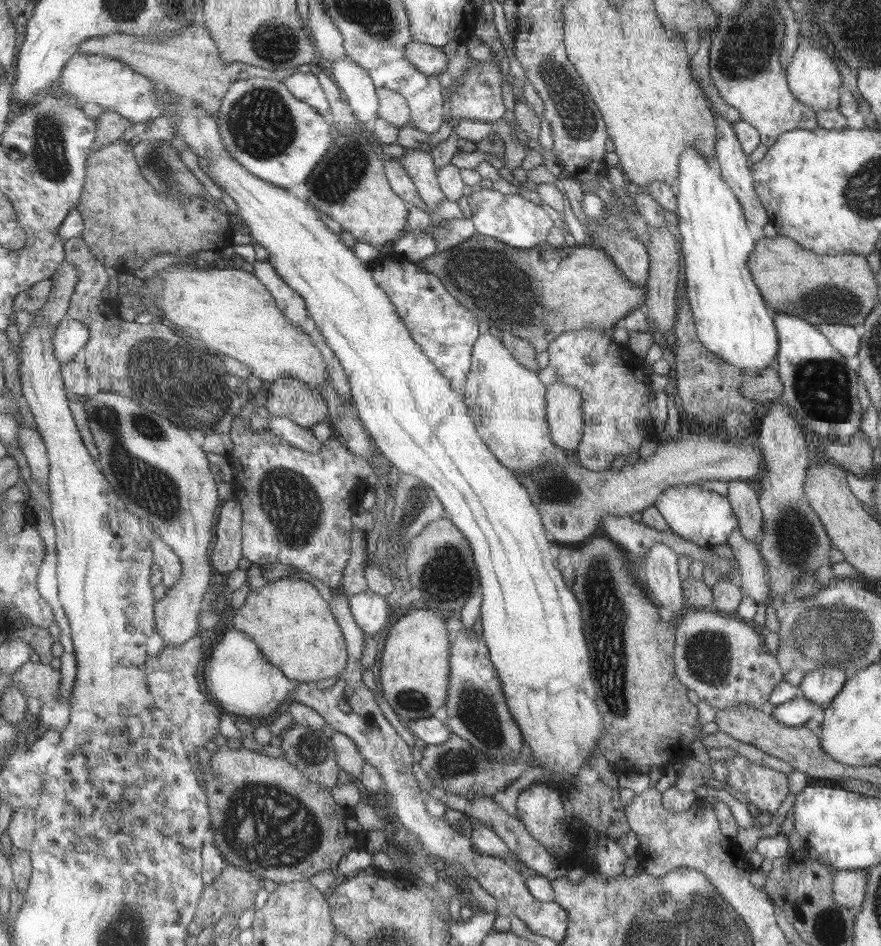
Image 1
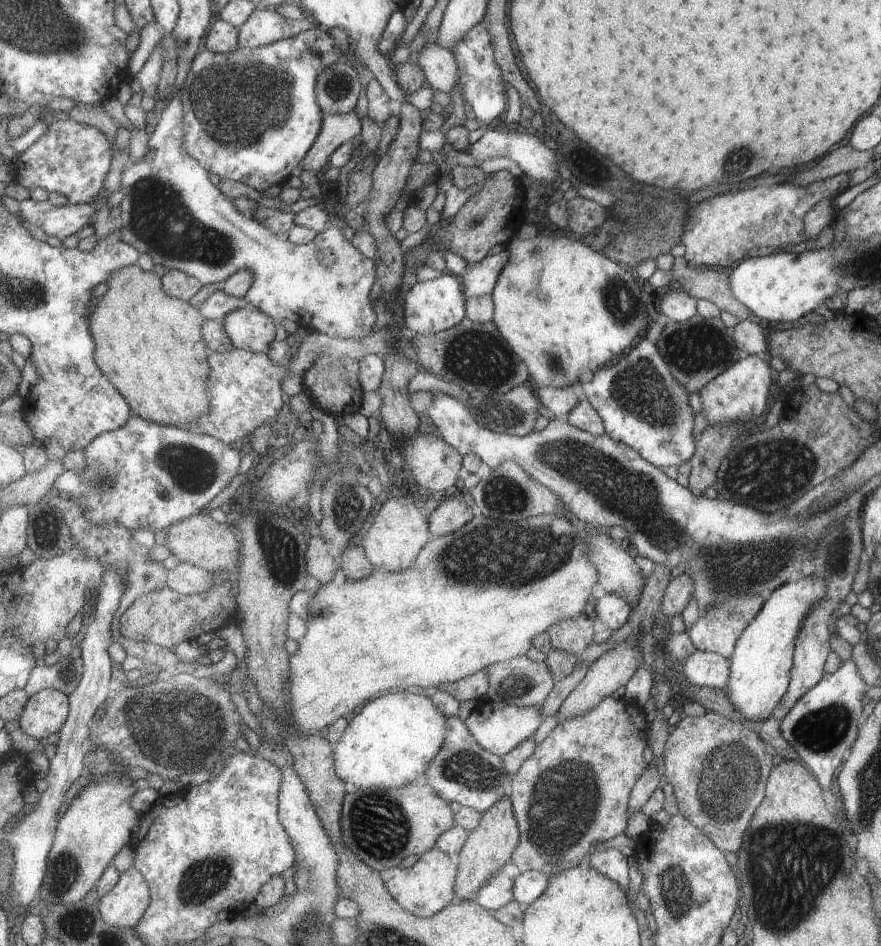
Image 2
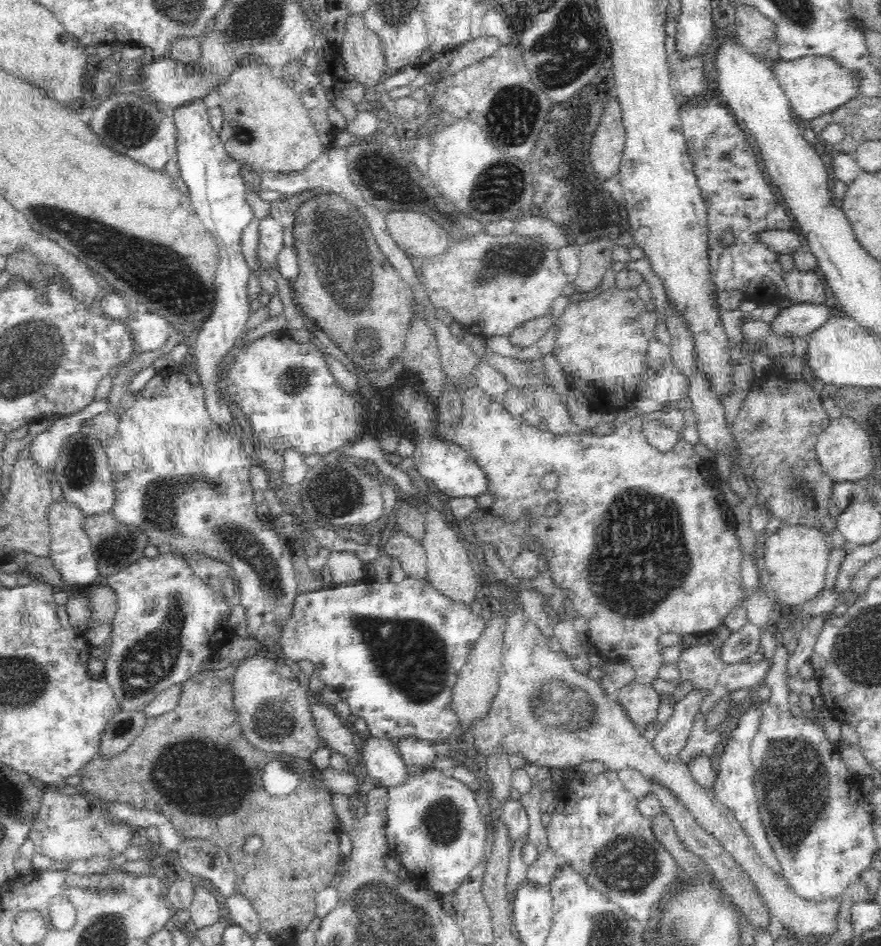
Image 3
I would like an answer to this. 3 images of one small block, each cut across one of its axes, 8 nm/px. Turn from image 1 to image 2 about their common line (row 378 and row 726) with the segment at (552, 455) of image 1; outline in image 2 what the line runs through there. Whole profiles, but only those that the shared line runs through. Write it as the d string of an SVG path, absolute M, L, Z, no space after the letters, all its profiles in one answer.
M481 700L477 704L477 708L473 710L473 714L465 720L471 734L475 734L477 742L497 754L497 756L507 756L509 752L517 750L521 744L525 744L527 740L533 738L533 734L541 728L545 720L545 714L543 714L543 704L539 706L513 706L513 704L507 704L507 702L491 702L491 700Z

